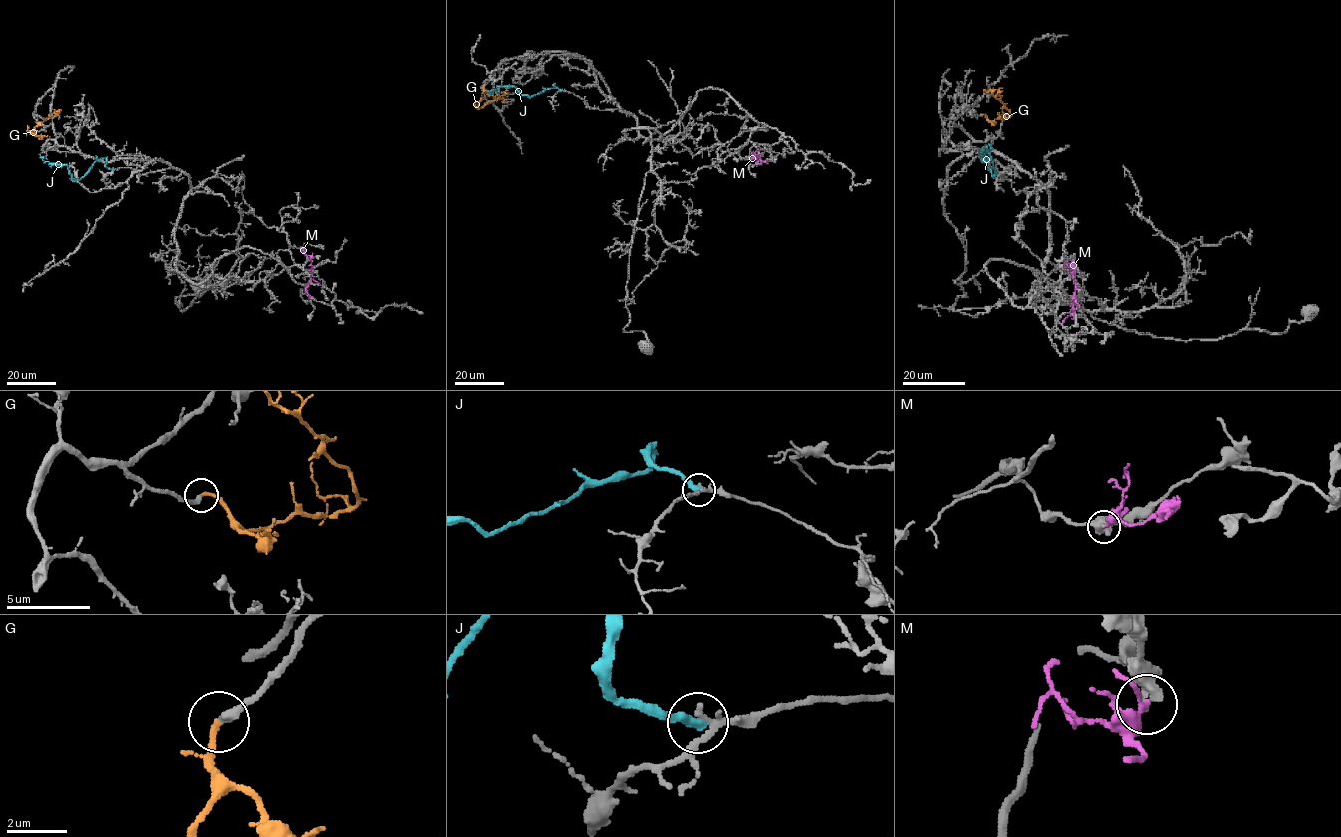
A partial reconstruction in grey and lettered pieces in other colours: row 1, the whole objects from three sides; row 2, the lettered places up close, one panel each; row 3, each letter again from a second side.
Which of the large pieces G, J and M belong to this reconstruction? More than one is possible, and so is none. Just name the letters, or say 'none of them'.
G

